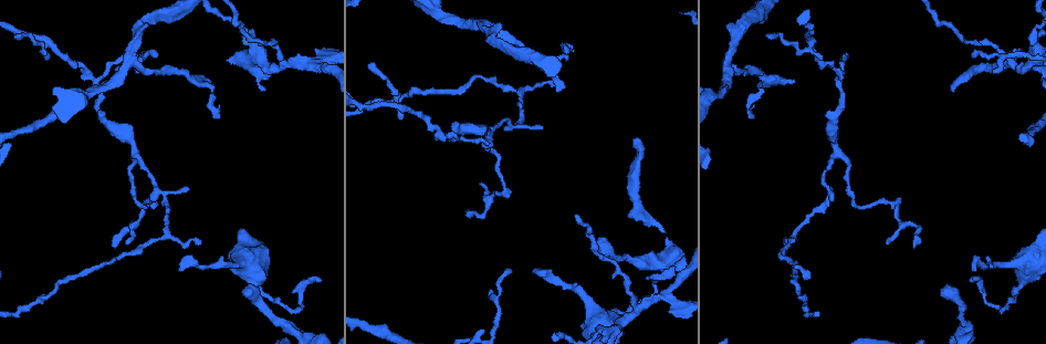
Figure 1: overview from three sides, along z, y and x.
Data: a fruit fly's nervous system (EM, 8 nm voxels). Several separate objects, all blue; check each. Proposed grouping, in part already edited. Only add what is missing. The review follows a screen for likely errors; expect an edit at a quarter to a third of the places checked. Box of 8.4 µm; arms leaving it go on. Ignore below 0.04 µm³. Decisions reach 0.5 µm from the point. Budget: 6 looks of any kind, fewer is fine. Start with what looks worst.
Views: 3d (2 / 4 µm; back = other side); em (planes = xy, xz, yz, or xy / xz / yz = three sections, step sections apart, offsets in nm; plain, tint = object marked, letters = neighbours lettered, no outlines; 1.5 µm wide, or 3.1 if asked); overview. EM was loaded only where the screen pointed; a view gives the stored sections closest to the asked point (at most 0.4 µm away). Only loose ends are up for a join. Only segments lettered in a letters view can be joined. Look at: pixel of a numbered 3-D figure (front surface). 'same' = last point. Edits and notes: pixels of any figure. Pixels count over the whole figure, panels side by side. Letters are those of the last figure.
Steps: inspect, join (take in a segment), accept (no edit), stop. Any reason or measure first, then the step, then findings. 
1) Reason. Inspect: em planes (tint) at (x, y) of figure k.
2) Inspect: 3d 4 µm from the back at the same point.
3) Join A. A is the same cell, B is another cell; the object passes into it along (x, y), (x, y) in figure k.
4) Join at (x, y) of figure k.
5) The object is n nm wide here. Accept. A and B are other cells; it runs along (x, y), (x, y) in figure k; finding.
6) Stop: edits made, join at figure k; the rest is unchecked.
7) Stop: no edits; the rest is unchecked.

Long arm stops here. Inspect: 3d 4 µm at (247, 296) of figure 1.

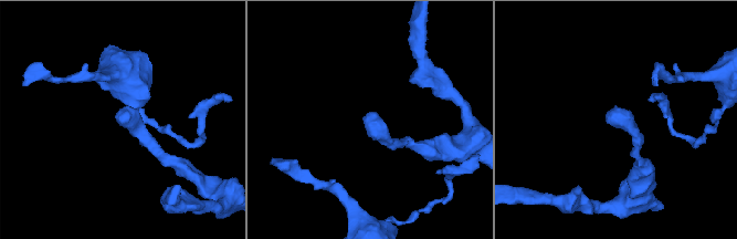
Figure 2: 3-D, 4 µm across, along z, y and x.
Shape alone is not enough. Inspect: em xy step 8 (tint) at (608, 123) of figure 2.

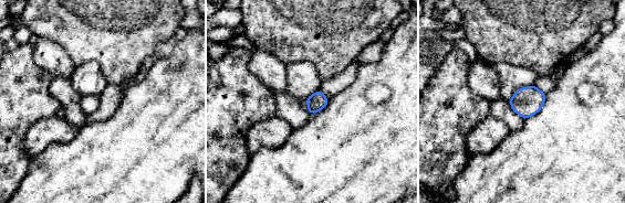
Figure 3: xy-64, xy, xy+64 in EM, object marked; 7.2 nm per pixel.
Inspect: em planes (letters) at the same point.

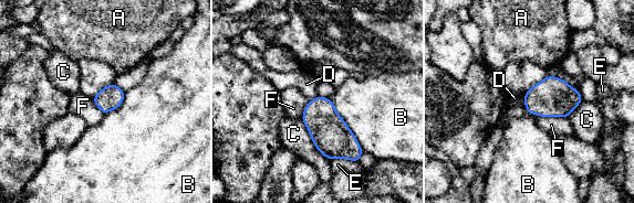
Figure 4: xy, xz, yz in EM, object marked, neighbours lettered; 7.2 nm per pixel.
The object is 180 nm wide here; the longest contact is with B, 480 nm. Join D. D is the same cell, A, B, C, E and F are other cells; the neuron continues.

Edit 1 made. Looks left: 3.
Free end. Inspect: 3d 2 µm from the back at (557, 92) of figure 1.

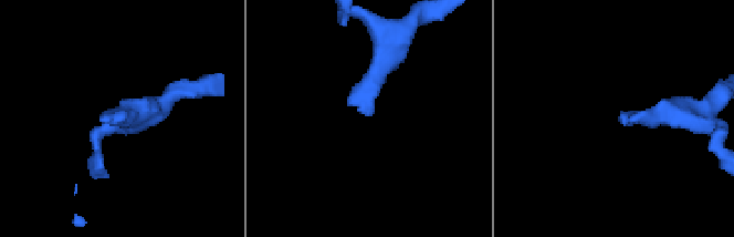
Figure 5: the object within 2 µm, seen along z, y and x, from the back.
Inspect: em planes (letters) at (361, 111) of figure 5.

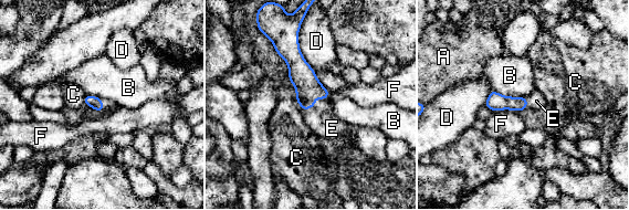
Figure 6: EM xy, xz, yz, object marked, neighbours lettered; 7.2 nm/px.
The object is 90 nm wide here. Join E. E is the same cell, A, B, C, D and F are other cells; the object passes into it along (307, 86), (308, 108), (332, 128) in figure 6; it goes on there.

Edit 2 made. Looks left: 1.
Stop: edits made, join at figure 4, join at figure 6; the rest is unchecked.

